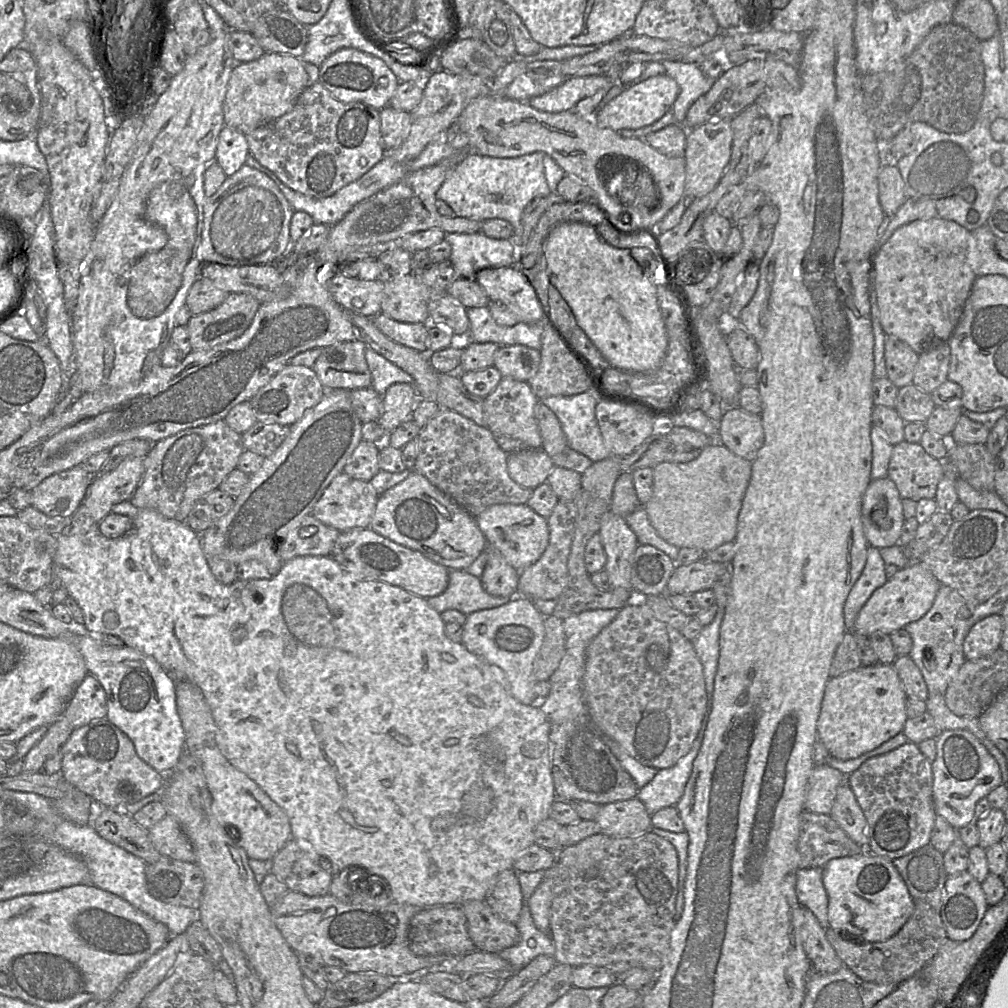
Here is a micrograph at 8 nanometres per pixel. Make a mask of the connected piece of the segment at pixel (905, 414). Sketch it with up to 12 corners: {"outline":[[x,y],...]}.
{"outline":[[913,384],[898,389],[895,409],[906,423],[926,423],[931,394]]}

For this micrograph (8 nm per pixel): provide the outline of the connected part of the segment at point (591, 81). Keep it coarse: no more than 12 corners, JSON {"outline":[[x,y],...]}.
{"outline":[[607,75],[566,78],[527,103],[546,112],[573,110],[613,84]]}

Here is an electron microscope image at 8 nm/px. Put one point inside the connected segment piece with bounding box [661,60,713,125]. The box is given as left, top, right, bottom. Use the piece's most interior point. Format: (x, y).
(692, 82)

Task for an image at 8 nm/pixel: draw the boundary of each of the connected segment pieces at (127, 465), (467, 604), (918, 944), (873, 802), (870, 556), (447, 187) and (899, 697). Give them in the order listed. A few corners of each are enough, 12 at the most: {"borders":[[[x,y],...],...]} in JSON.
{"borders":[[[144,458],[93,478],[82,504],[96,523],[131,499]],[[483,551],[465,570],[449,570],[446,590],[426,598],[438,613],[471,614],[514,597],[495,597],[481,583]],[[914,900],[911,917],[885,941],[832,928],[826,937],[862,980],[910,979],[948,939],[940,912]],[[910,741],[869,758],[848,784],[870,853],[930,843],[932,762]],[[868,546],[866,565],[844,605],[853,631],[860,610],[888,580],[879,549]],[[543,152],[468,153],[436,197],[456,217],[508,221],[551,193]],[[893,664],[830,677],[817,721],[831,757],[903,732]]]}

